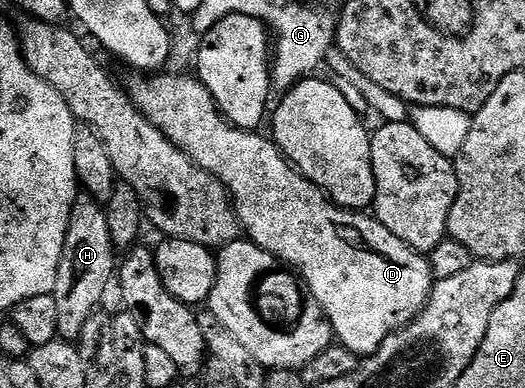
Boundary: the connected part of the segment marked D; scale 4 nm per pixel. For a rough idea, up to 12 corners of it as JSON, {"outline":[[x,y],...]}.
{"outline":[[187,73],[133,105],[217,177],[358,357],[427,303],[431,264],[338,207]]}

